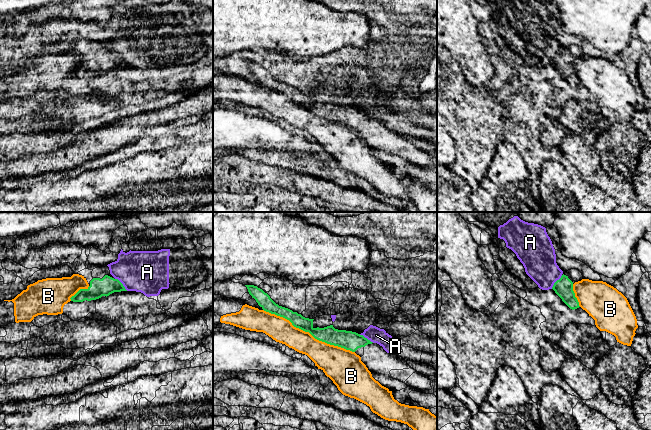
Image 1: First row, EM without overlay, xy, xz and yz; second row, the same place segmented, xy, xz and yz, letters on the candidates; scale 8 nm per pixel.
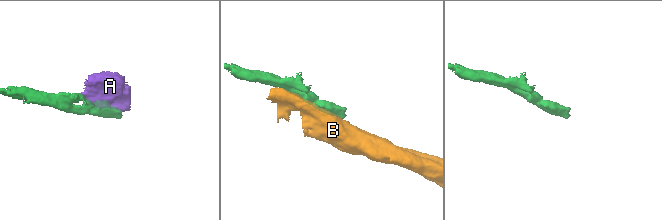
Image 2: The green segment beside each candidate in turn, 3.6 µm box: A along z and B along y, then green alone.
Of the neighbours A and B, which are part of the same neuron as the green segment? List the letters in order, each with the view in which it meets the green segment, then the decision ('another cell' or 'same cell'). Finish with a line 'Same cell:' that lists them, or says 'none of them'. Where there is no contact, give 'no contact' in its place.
A: meets green in yz; another cell
B: meets green in xz; another cell
Same cell: none of them

